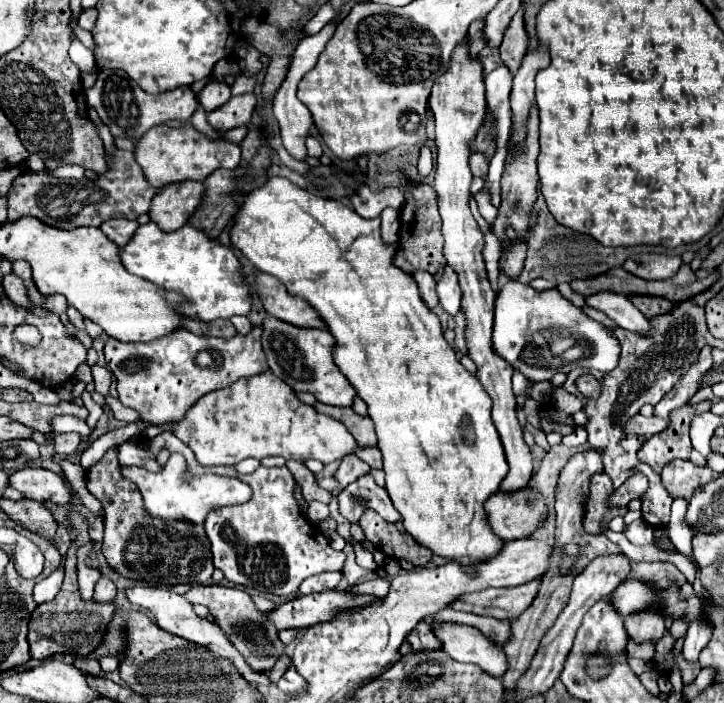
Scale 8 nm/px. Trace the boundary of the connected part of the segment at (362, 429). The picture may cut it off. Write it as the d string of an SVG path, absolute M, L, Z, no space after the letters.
M317 402L315 410L321 414L327 414L339 422L345 424L345 428L353 434L353 438L357 440L359 446L367 448L367 446L377 446L377 438L375 438L375 428L369 416L359 416L353 412L353 408L341 408L341 406L327 406Z

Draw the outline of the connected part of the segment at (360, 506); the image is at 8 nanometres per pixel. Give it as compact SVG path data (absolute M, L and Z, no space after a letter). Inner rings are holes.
M365 474L363 478L355 480L351 486L347 486L339 496L339 510L349 522L357 522L363 510L373 508L377 510L387 522L401 520L401 514L395 510L391 498L387 496L387 490L377 486L371 474Z

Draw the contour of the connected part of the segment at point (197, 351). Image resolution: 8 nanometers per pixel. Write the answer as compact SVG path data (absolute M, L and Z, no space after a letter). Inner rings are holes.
M185 328L151 340L151 342L121 342L107 338L105 342L107 368L117 380L119 402L137 410L139 420L149 424L171 424L183 418L187 406L197 402L199 396L229 386L237 378L263 374L269 370L265 354L261 350L261 328L251 328L249 334L235 334L233 338L207 338L197 336ZM201 352L207 354L207 362L201 362Z

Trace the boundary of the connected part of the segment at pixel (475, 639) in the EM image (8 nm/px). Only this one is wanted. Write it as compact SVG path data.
M433 622L431 628L441 642L441 650L453 660L477 664L491 676L503 676L507 670L503 648L487 640L477 628L459 622Z

